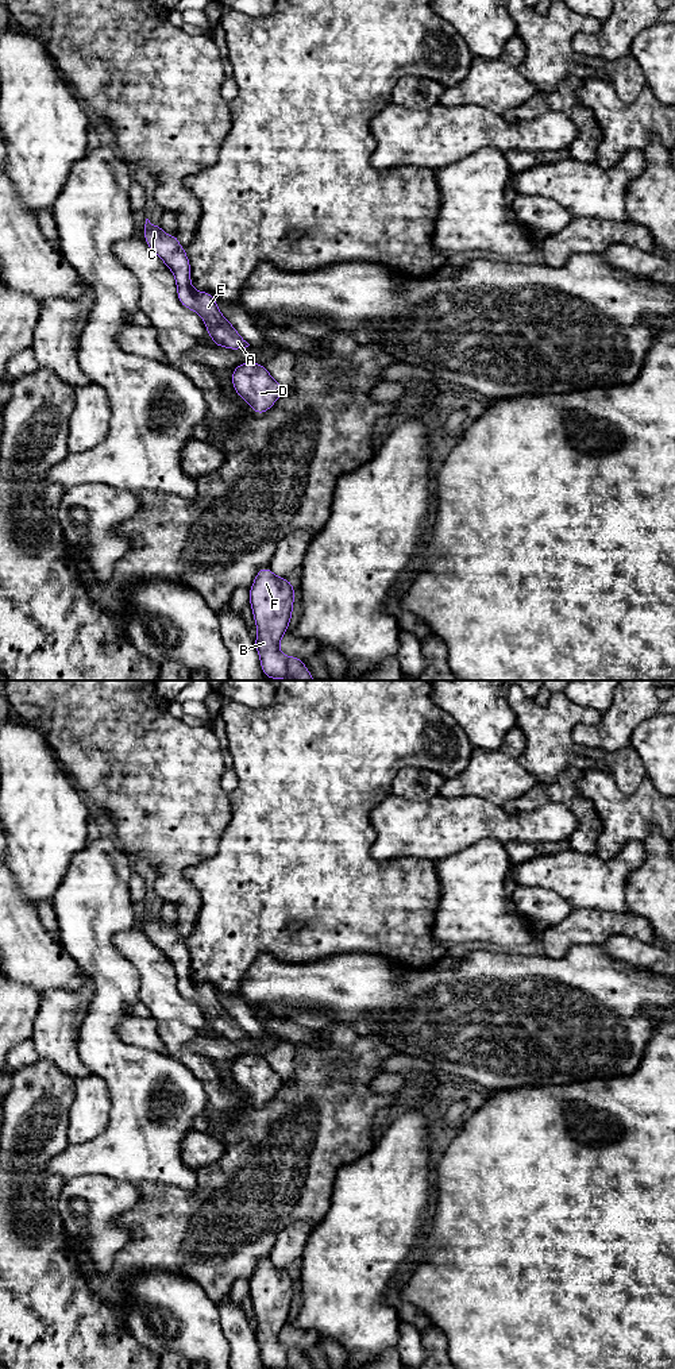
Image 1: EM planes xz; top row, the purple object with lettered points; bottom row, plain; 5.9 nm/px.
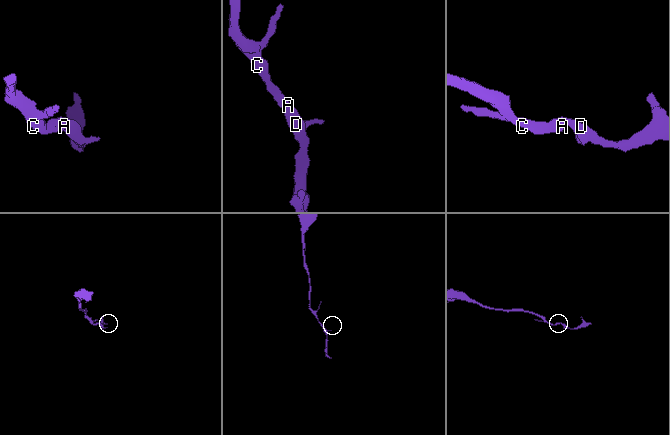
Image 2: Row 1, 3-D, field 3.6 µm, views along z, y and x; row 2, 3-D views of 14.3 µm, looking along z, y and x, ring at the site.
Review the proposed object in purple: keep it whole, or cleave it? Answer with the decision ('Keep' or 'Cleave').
Keep

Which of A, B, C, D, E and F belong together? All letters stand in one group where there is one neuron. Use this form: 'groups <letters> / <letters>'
groups A B C D E F

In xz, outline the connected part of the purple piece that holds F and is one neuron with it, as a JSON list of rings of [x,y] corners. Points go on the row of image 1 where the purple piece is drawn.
[[[269,567],[256,572],[250,587],[250,605],[258,635],[256,652],[263,674],[269,679],[315,680],[304,662],[279,652],[279,641],[285,635],[293,612],[294,586],[273,574]]]

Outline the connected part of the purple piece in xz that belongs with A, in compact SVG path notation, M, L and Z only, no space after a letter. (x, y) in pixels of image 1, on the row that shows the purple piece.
M144 224L144 242L174 274L177 296L185 308L197 312L205 323L213 344L230 350L246 348L250 344L236 332L234 325L220 313L215 297L192 288L190 262L185 248L178 243L177 232L167 236L162 227Z

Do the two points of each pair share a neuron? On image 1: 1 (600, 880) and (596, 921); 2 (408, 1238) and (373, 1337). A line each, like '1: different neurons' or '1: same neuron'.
1: different neurons
2: same neuron

